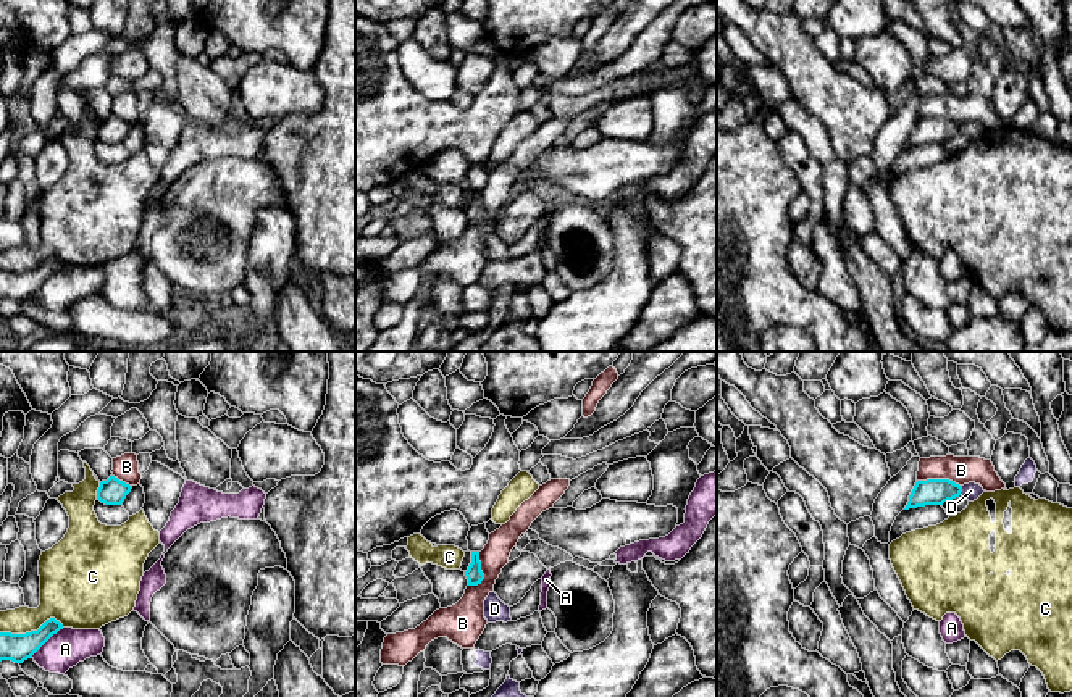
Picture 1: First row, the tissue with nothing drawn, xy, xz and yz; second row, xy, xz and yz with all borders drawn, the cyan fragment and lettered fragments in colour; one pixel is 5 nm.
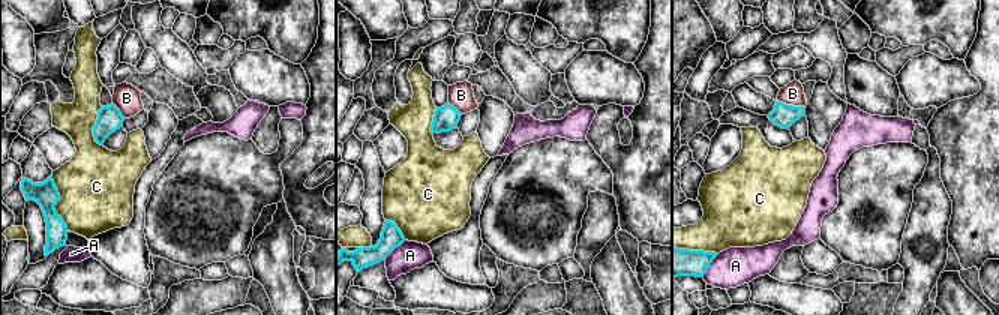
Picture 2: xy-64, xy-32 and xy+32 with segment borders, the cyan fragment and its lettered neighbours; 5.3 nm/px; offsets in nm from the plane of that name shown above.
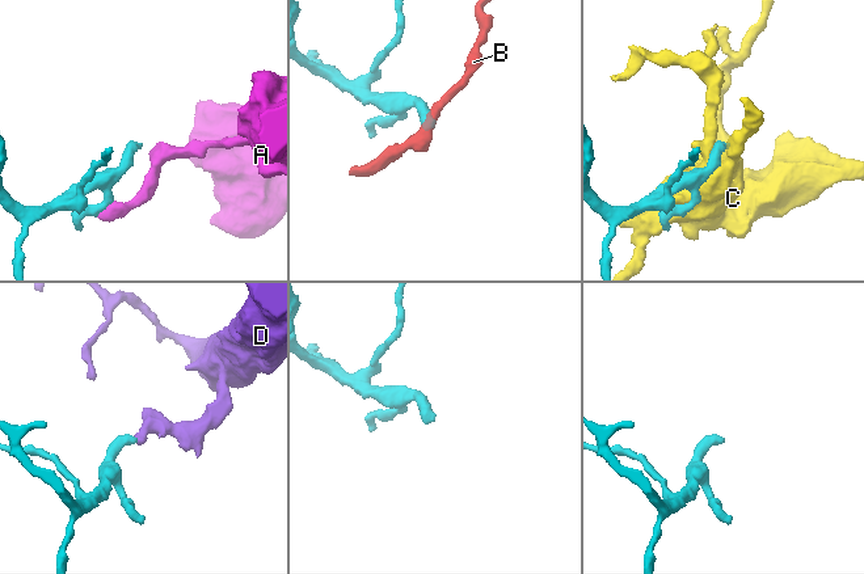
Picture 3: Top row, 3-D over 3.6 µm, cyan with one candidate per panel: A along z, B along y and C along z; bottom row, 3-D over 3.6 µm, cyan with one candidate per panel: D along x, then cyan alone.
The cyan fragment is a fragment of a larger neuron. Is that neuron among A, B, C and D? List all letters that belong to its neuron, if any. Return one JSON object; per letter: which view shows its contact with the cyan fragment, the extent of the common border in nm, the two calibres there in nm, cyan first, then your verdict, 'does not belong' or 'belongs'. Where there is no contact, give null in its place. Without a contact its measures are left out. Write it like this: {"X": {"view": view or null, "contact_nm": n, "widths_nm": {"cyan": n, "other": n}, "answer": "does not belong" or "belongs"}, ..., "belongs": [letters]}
{"A": {"view": "xy", "contact_nm": 220, "widths_nm": {"cyan": 140, "other": 190}, "answer": "does not belong"}, "B": {"view": "yz", "contact_nm": 220, "widths_nm": {"cyan": 130, "other": 140}, "answer": "does not belong"}, "C": {"view": "xy", "contact_nm": 320, "widths_nm": {"cyan": 140, "other": 260}, "answer": "does not belong"}, "D": {"view": "yz", "contact_nm": 50, "widths_nm": {"cyan": 130, "other": 90}, "answer": "belongs"}, "belongs": ["D"]}

